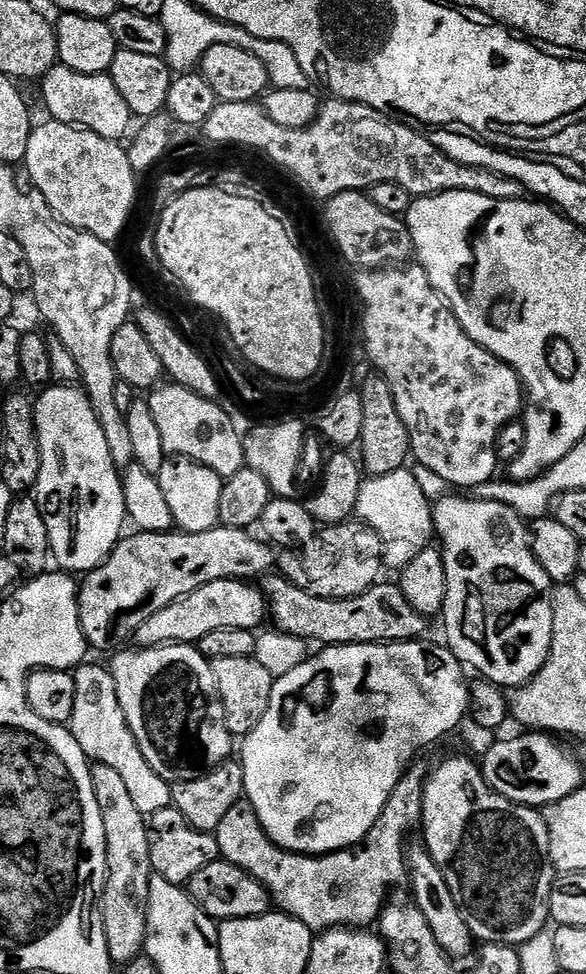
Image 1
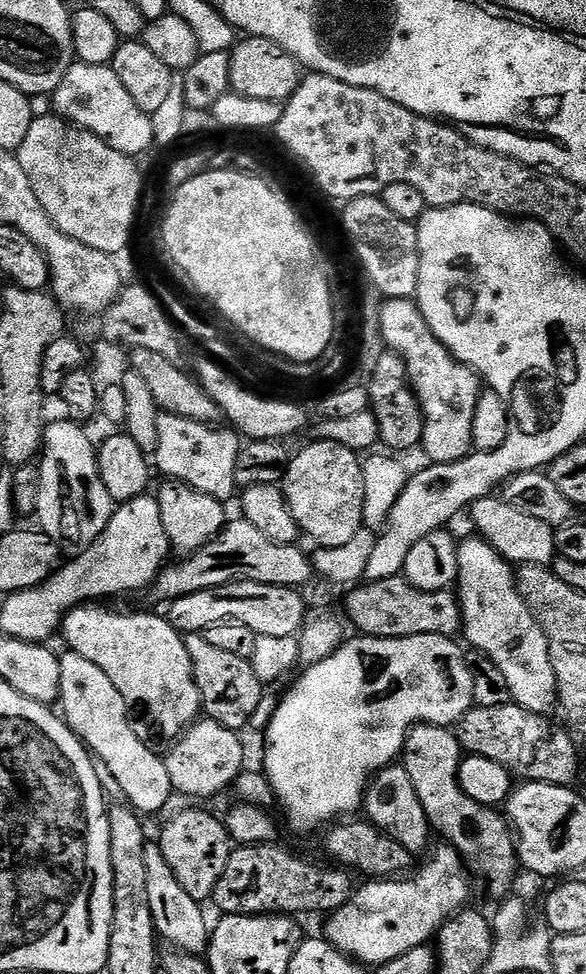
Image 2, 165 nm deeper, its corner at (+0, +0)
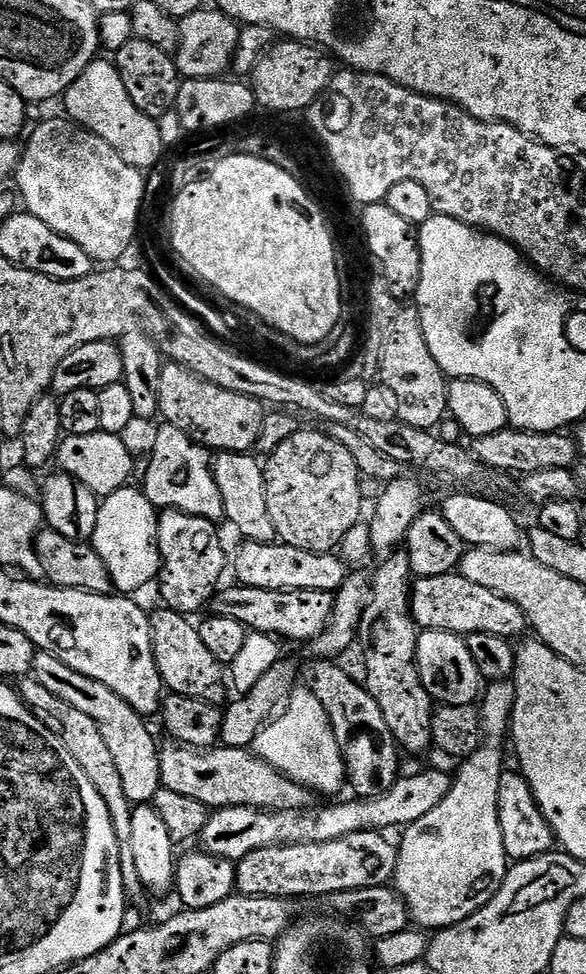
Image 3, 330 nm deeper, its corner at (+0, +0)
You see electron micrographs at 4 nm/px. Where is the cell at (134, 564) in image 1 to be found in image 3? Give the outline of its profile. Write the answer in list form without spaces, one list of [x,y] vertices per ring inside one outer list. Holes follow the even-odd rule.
[[[253,540],[241,543],[236,557],[231,557],[230,572],[237,576],[239,583],[245,588],[258,590],[322,590],[335,594],[349,576],[349,565],[332,552],[311,552],[298,550],[289,544],[259,544]]]

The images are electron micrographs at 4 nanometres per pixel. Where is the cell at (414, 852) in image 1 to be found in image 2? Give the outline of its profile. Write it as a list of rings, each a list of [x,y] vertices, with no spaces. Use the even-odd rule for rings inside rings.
[[[403,763],[390,764],[372,777],[364,793],[362,812],[368,815],[364,815],[367,823],[394,838],[399,845],[406,846],[408,852],[424,854],[429,851],[428,839],[434,836],[432,825],[426,818],[426,810],[422,810],[422,802],[418,802],[418,790],[414,790],[414,782],[410,782],[410,774],[406,774]]]

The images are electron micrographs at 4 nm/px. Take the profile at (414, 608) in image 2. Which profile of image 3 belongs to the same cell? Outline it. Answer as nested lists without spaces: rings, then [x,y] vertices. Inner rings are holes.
[[[459,571],[419,577],[412,585],[410,607],[417,629],[429,632],[449,632],[461,638],[470,634],[494,634],[494,638],[515,641],[516,636],[529,631],[526,614],[521,608],[514,606],[510,598],[502,598],[502,594],[494,594],[494,590],[485,590],[482,586],[477,586],[475,582],[469,582],[467,578],[460,576]]]

